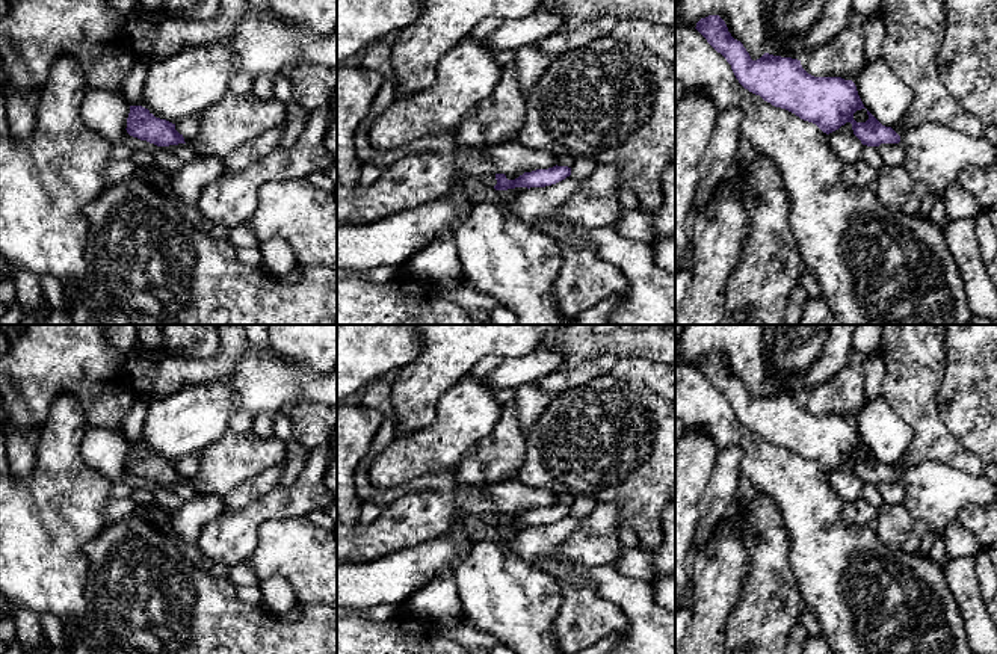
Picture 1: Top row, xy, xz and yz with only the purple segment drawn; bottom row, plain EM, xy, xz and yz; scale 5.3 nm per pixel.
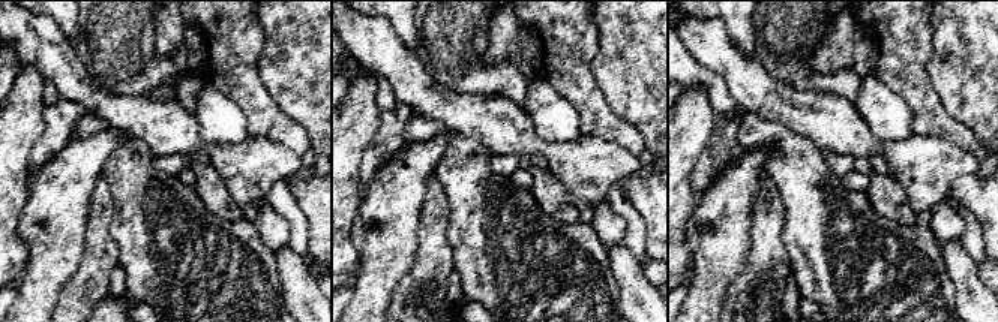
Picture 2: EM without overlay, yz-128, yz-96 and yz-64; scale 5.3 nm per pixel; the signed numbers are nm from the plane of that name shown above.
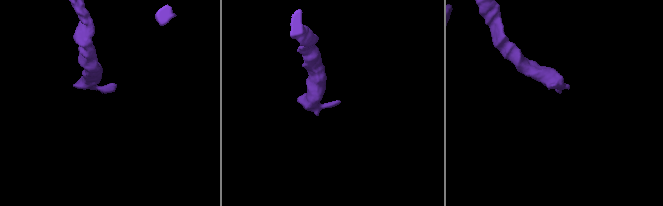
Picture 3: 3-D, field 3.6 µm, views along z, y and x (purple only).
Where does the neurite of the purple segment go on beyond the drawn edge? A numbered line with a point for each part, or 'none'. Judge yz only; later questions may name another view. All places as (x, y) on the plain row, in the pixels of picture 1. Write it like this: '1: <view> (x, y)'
1: yz (934, 493)

